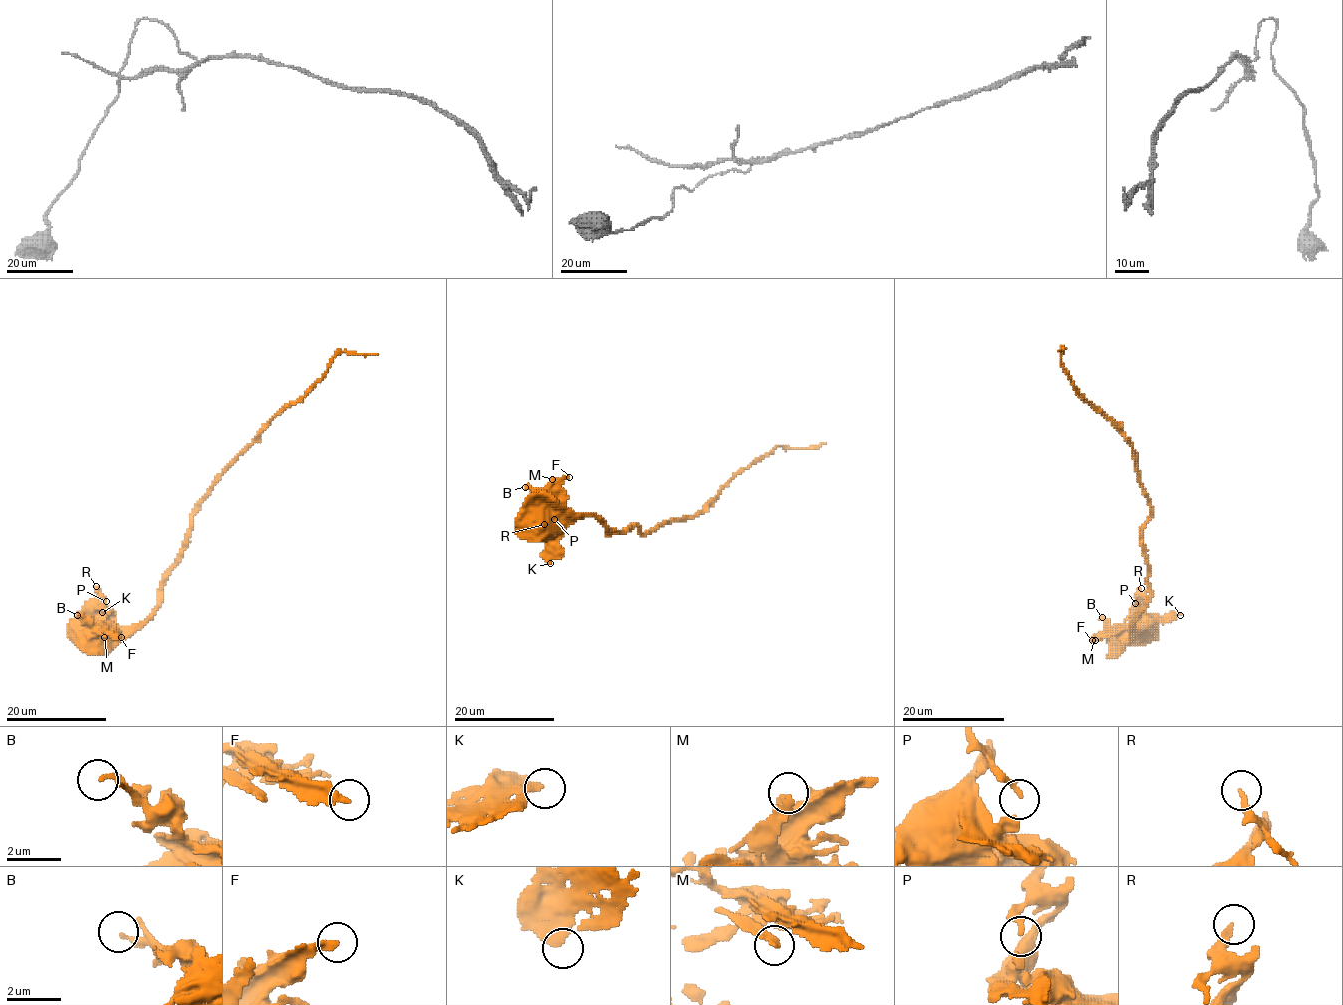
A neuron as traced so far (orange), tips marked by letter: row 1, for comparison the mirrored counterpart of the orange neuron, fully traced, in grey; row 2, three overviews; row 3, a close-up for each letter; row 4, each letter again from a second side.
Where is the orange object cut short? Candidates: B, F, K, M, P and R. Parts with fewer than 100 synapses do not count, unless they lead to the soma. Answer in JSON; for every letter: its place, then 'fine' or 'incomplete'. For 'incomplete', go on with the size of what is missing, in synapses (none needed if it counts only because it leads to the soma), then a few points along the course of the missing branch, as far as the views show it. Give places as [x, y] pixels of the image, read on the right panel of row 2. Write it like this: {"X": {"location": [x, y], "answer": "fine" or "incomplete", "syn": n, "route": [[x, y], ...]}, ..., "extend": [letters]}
{"B": {"location": [1102, 617], "answer": "fine"}, "F": {"location": [1092, 640], "answer": "fine"}, "K": {"location": [1180, 615], "answer": "fine"}, "M": {"location": [1095, 640], "answer": "fine"}, "P": {"location": [1135, 603], "answer": "fine"}, "R": {"location": [1141, 588], "answer": "fine"}, "extend": []}

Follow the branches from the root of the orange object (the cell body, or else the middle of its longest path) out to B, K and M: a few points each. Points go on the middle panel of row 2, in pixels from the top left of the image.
B: (536, 523), (537, 494), (525, 487)
K: (536, 523), (536, 529), (549, 542), (550, 563)
M: (536, 523), (537, 500), (552, 479)

